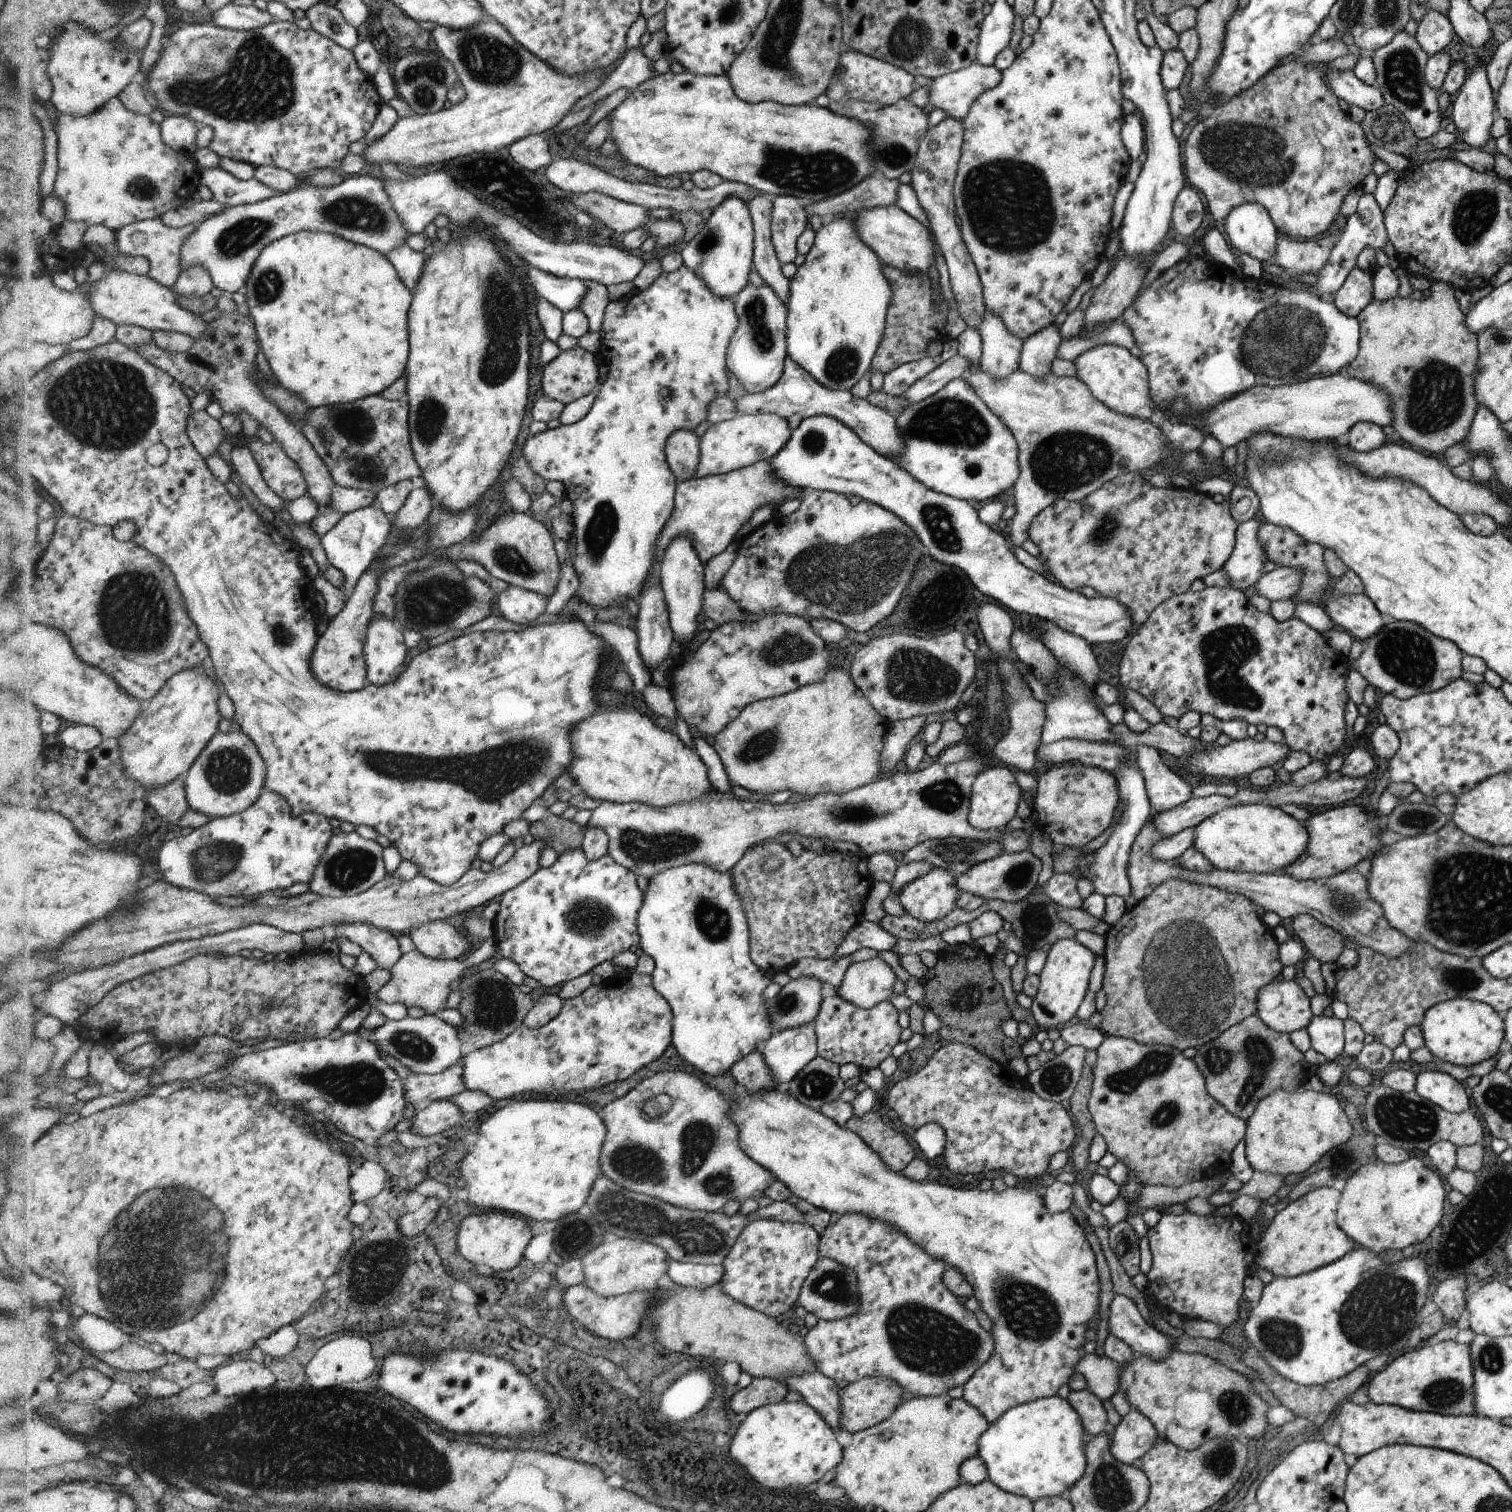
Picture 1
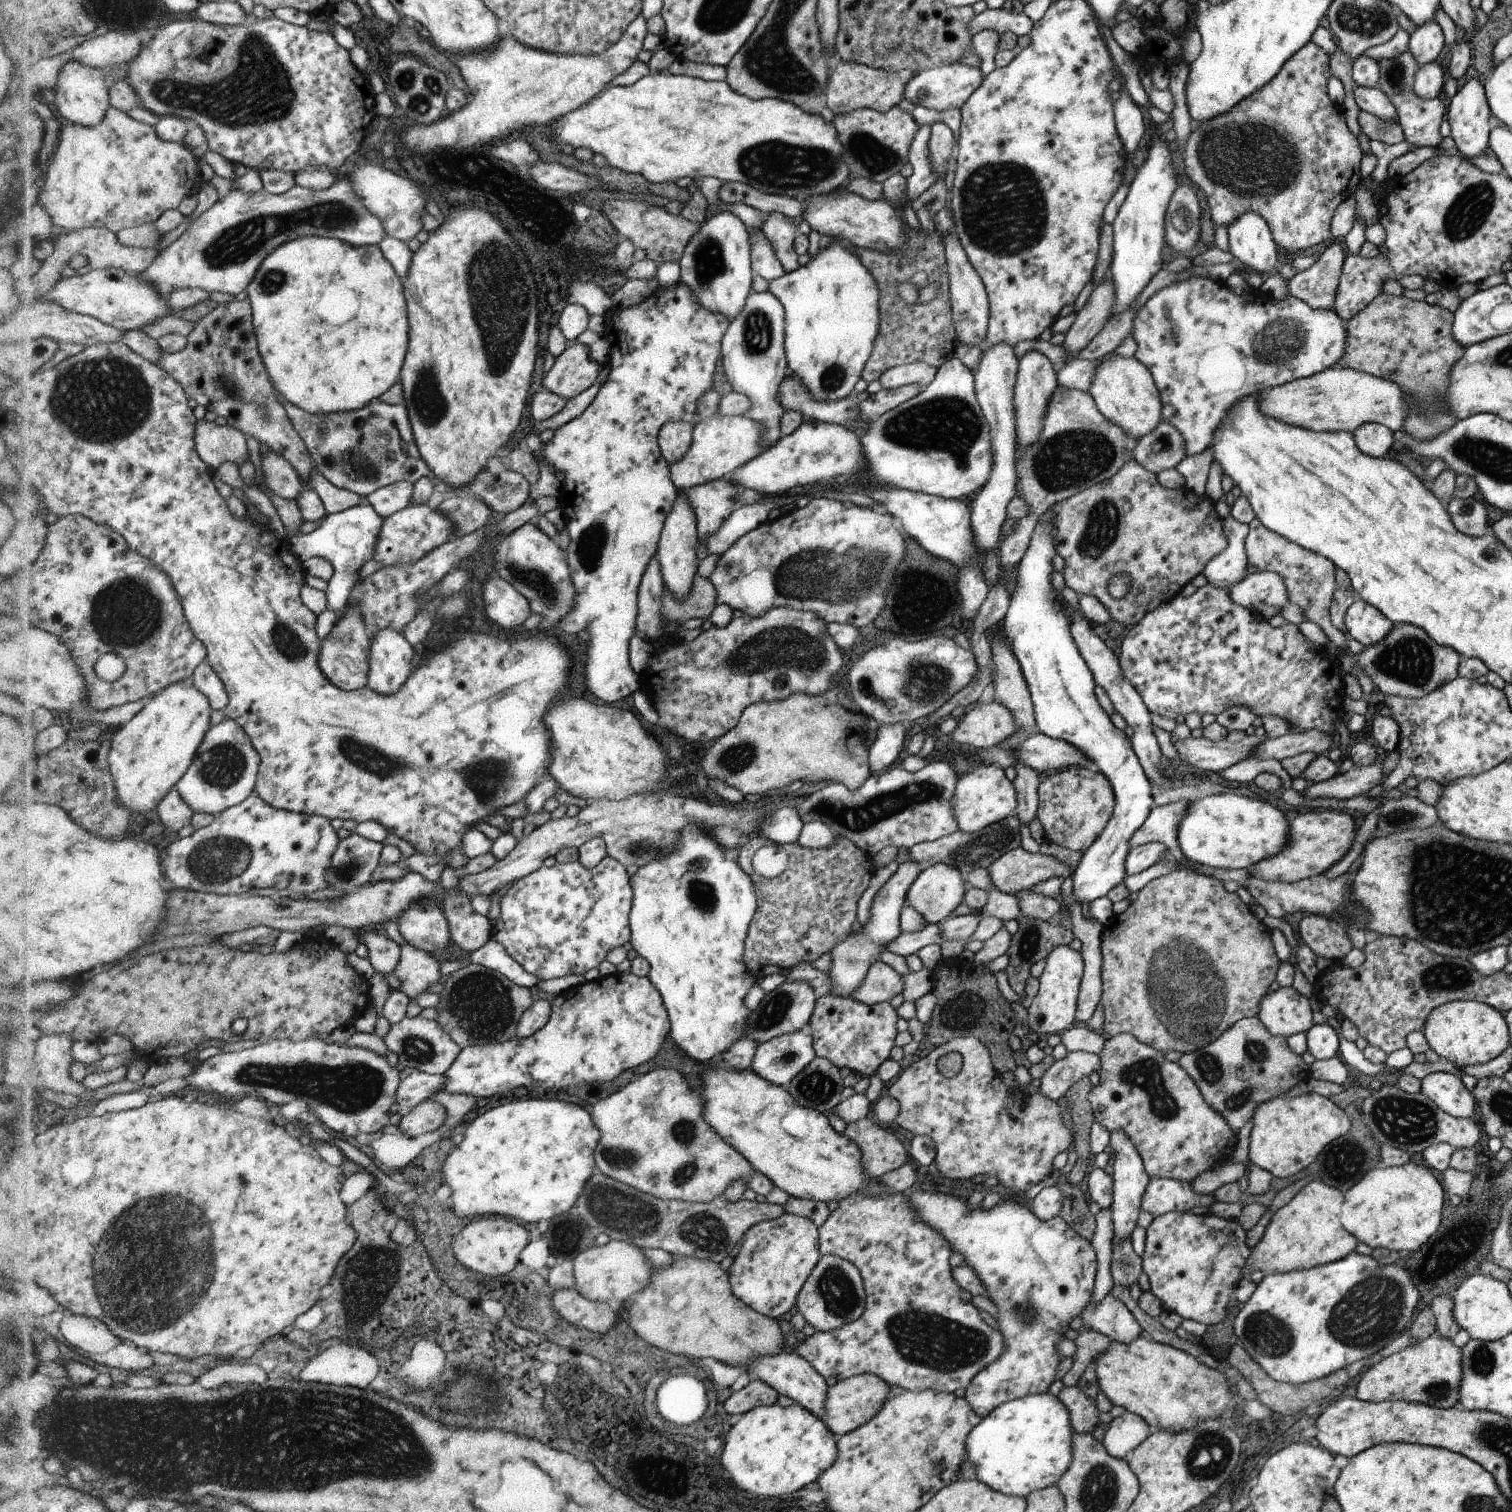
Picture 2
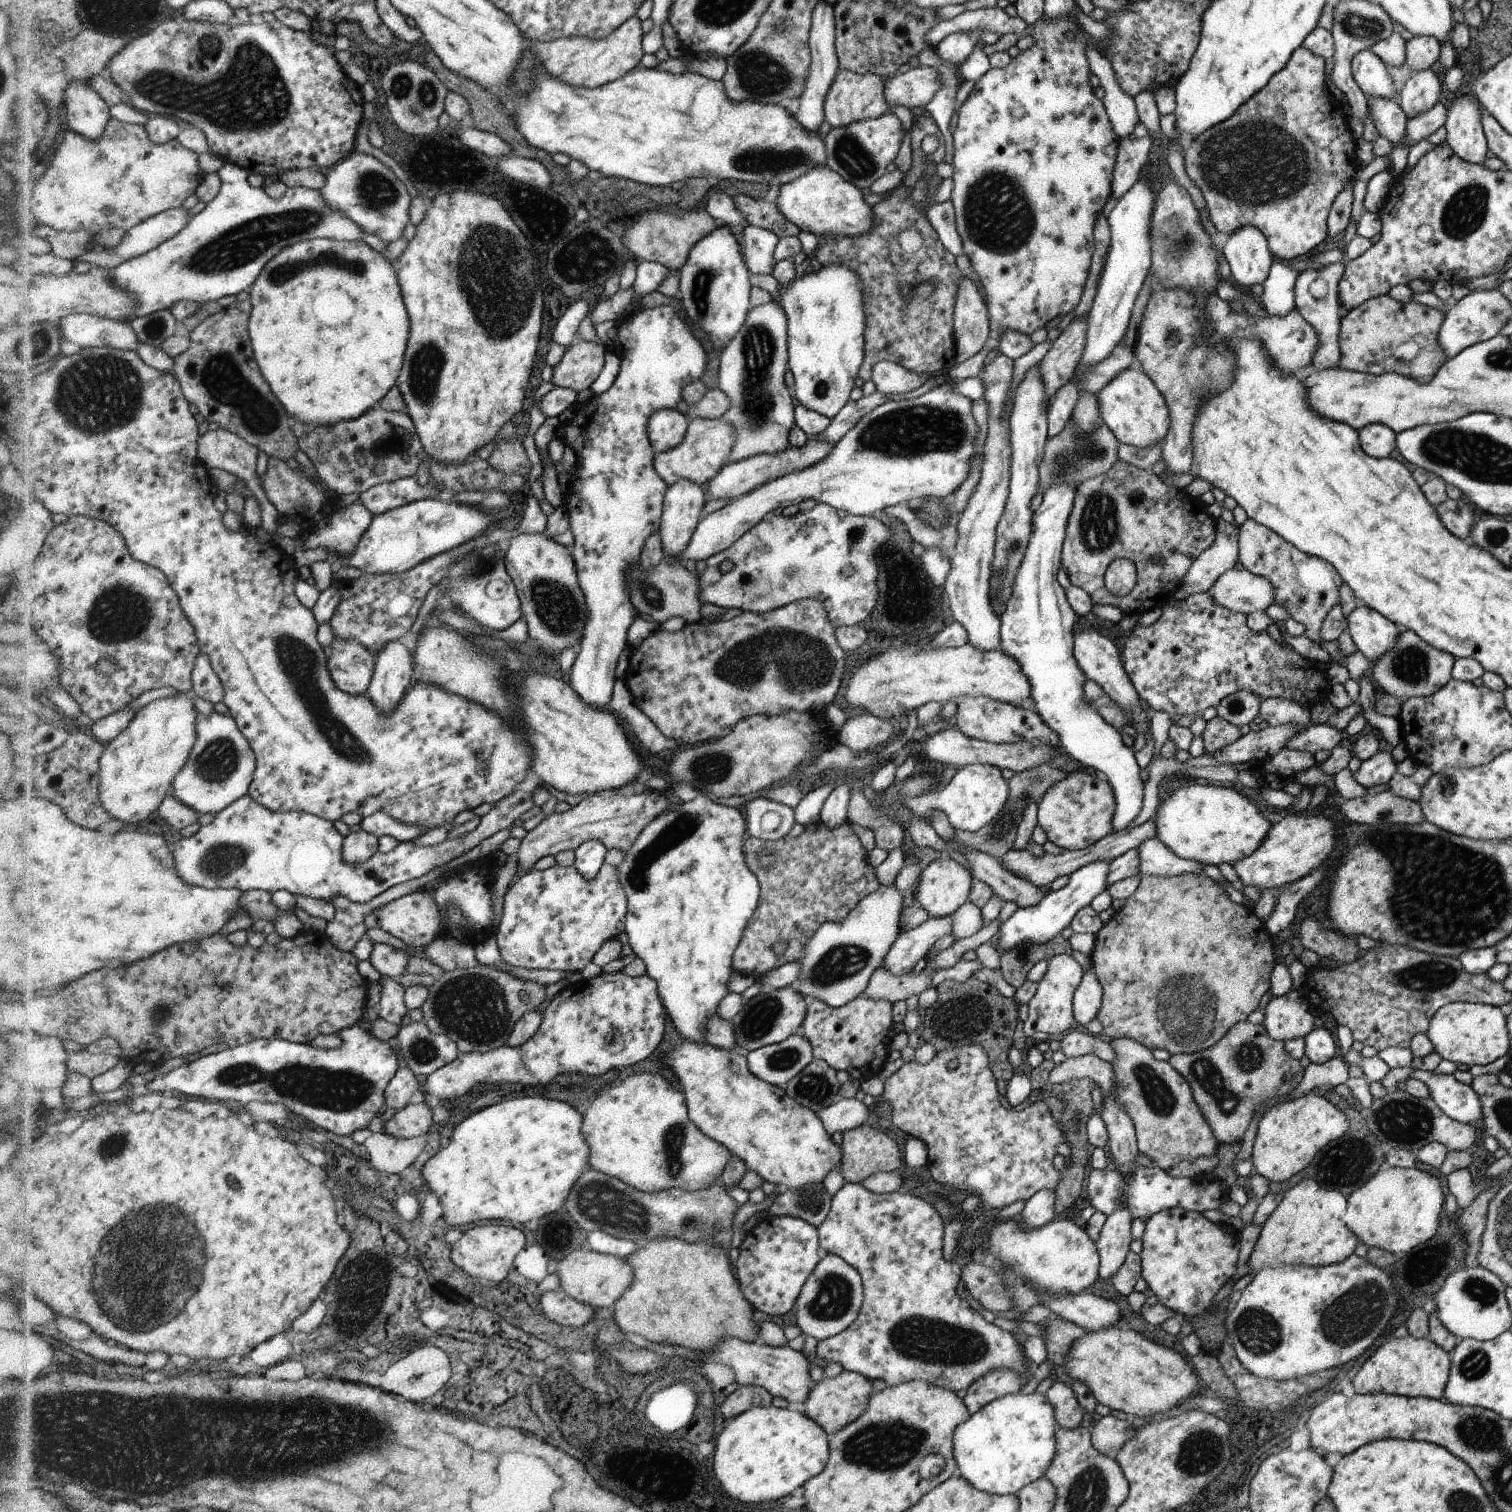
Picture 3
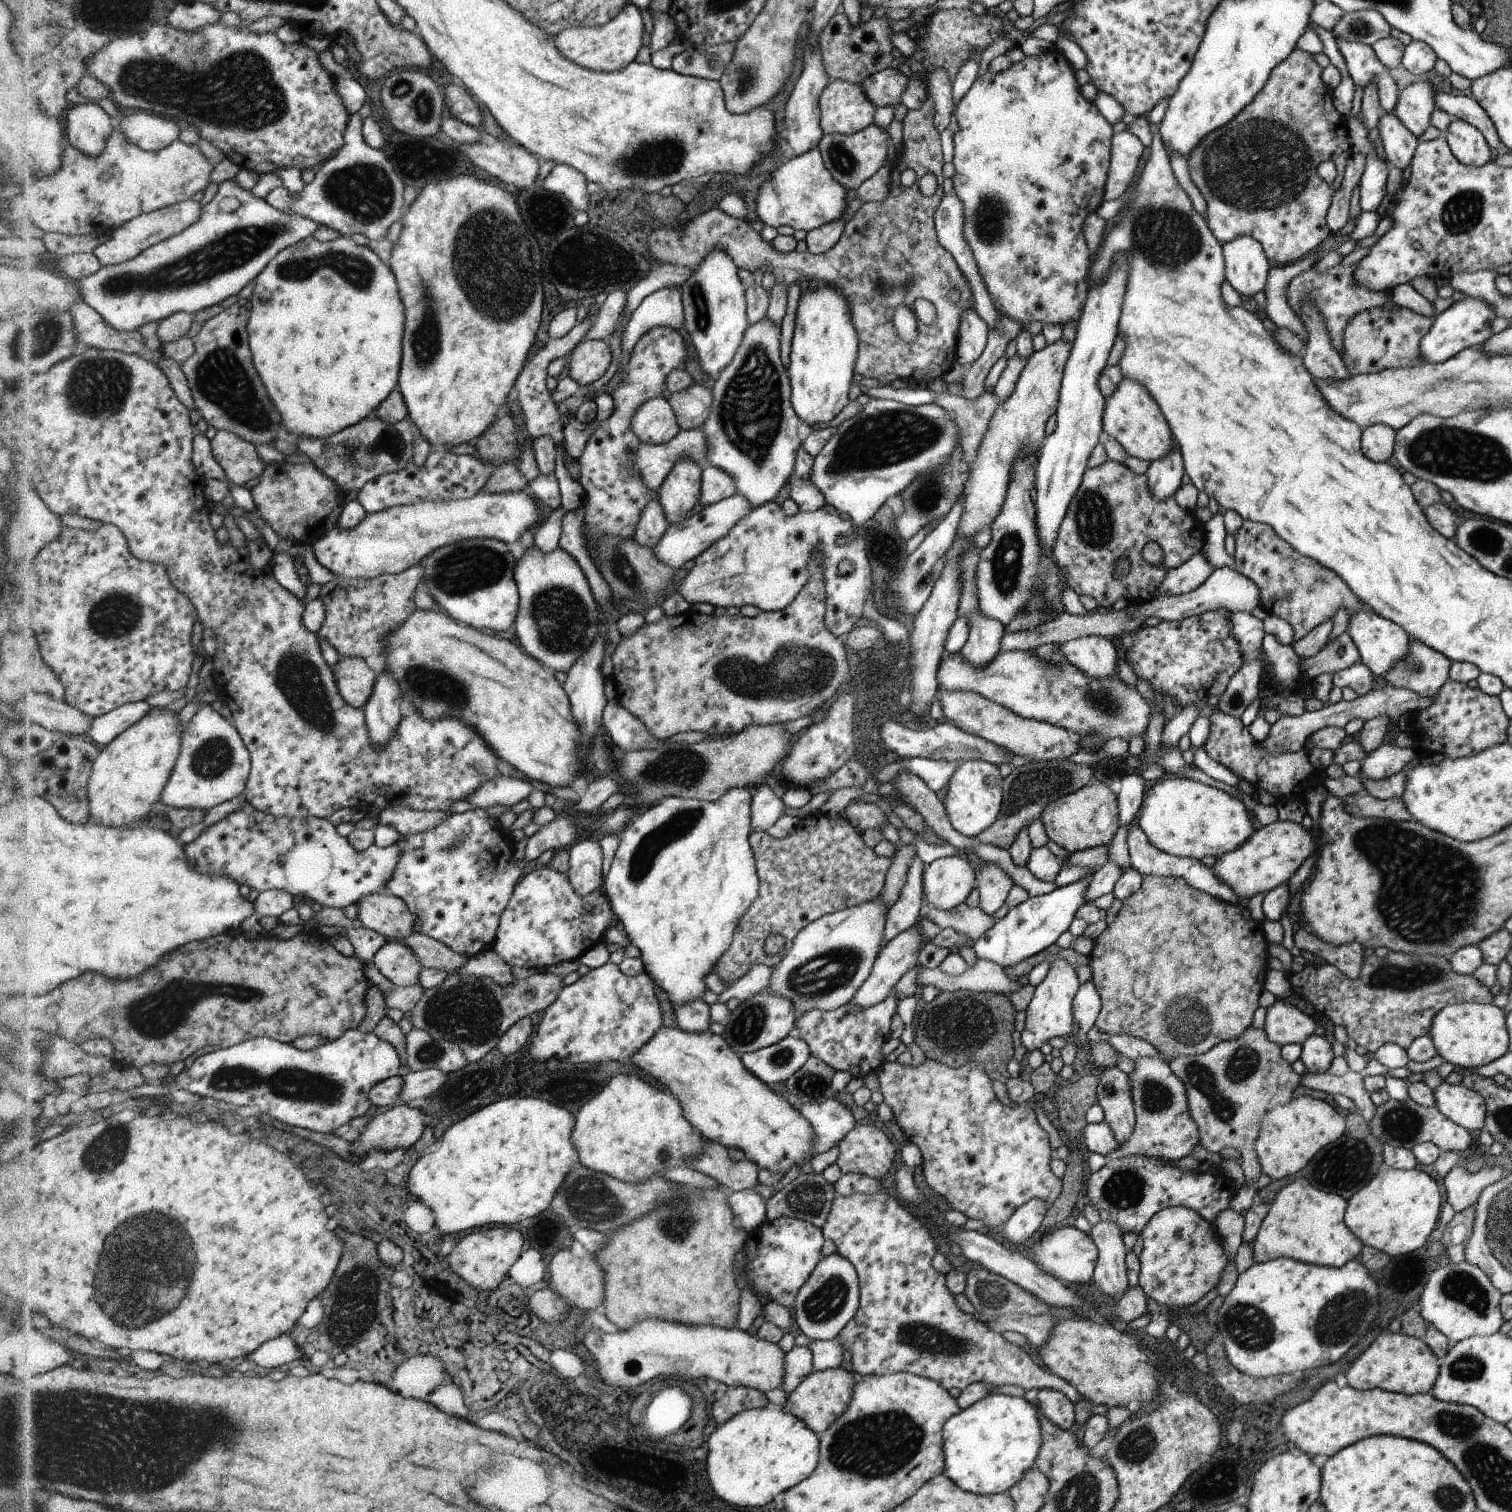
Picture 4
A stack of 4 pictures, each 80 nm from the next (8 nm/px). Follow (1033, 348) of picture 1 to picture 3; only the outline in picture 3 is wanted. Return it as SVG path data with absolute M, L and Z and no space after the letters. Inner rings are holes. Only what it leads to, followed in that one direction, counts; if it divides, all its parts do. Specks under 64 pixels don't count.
M1039 364L1032 366L1024 374L1021 382L1015 389L1013 409L1009 416L1011 426L1011 481L1009 484L1009 495L1005 504L1002 518L997 526L997 537L995 544L995 556L993 560L993 577L991 578L991 594L995 586L998 586L996 574L1006 572L1004 588L1000 596L1002 601L990 601L994 614L1003 615L1005 606L1013 594L1015 576L1024 562L1025 550L1028 549L1029 538L1033 532L1033 513L1030 512L1030 501L1037 493L1040 486L1039 468L1041 458L1044 457L1045 441L1047 440L1048 412L1050 410L1049 400L1046 398L1045 384L1039 375Z

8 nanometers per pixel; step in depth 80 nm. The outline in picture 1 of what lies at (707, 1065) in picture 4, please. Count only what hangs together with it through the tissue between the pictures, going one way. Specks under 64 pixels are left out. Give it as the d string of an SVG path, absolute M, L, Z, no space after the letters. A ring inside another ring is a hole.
M743 1089L739 1091L737 1104L731 1102L728 1115L742 1128L741 1146L750 1152L754 1162L771 1170L778 1181L791 1188L793 1195L840 1217L858 1213L868 1215L870 1219L885 1219L935 1259L944 1261L947 1268L959 1270L965 1276L981 1311L992 1322L990 1334L996 1350L963 1386L963 1398L981 1410L990 1425L1007 1410L1036 1399L1056 1396L1060 1387L1068 1384L1077 1364L1084 1358L1086 1324L1096 1315L1100 1304L1096 1256L1072 1211L1049 1213L1043 1196L1033 1187L1015 1185L997 1192L912 1180L892 1170L861 1135L840 1126L822 1111L798 1102L785 1089L765 1091L763 1095L750 1095Z

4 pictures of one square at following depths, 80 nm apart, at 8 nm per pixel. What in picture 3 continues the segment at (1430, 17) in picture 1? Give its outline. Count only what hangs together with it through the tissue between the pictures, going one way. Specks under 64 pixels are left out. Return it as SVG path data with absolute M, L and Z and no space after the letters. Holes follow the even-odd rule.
M1418 35L1407 42L1405 46L1408 66L1414 70L1423 71L1430 69L1440 56L1441 44L1432 35Z

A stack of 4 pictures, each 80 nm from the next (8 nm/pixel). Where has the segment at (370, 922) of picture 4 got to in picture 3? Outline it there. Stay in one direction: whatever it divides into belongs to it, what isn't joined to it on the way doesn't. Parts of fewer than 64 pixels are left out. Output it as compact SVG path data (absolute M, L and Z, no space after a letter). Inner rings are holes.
M421 889L378 909L381 909L378 914L381 928L392 934L392 936L400 938L402 942L405 942L414 950L423 951L427 945L441 936L443 916L430 891Z

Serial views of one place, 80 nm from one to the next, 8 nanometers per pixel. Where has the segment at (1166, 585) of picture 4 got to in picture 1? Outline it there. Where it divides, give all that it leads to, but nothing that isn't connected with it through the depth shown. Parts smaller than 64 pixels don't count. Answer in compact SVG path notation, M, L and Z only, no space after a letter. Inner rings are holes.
M1254 518L1239 523L1235 530L1235 545L1224 569L1231 578L1234 588L1244 590L1259 581L1267 562L1265 550L1259 541L1259 527L1266 523L1262 518Z

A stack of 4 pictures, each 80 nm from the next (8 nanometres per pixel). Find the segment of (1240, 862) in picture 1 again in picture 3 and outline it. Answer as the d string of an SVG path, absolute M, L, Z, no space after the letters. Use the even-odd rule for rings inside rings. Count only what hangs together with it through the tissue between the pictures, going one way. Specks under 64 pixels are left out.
M1196 783L1172 790L1174 794L1170 798L1159 802L1154 817L1157 818L1157 838L1180 858L1201 865L1233 865L1252 854L1273 827L1253 800L1234 789Z

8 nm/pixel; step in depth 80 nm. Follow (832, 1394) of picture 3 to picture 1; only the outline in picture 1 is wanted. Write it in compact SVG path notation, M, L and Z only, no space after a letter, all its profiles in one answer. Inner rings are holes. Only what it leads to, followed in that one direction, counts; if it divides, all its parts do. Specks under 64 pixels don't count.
M864 1377L851 1382L841 1392L841 1426L848 1432L863 1431L889 1419L902 1404L904 1389L894 1380L886 1377Z

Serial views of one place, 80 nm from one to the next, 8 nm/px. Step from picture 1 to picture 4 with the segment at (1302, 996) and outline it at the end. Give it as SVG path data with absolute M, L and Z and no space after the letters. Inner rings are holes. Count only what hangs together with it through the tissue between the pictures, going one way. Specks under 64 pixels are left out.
M1276 999L1267 1008L1263 1029L1272 1042L1283 1047L1292 1043L1302 1045L1316 1030L1316 1026L1317 1023L1310 1015L1284 999Z

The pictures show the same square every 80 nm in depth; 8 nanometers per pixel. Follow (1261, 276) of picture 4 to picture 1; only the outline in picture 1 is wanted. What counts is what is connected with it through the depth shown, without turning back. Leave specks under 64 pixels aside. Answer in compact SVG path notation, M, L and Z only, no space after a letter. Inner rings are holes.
M1243 202L1228 213L1220 227L1236 250L1260 262L1273 262L1279 232L1266 207L1255 202Z

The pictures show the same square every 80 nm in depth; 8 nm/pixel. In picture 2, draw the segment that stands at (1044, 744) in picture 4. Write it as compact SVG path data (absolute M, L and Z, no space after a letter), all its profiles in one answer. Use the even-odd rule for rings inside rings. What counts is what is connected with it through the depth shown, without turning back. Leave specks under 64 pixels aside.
M996 701L979 703L962 716L950 734L960 747L994 747L1000 741L1014 734L1017 726L1012 713Z

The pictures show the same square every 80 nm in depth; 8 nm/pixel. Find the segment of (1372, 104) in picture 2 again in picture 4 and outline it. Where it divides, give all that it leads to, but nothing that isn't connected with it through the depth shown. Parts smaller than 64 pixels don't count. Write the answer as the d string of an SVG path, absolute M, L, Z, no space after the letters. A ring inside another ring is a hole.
M1380 111L1379 133L1390 166L1405 169L1412 160L1418 139L1400 122L1394 111Z

